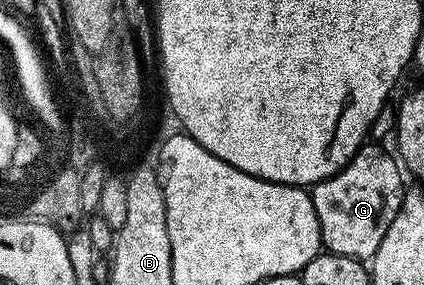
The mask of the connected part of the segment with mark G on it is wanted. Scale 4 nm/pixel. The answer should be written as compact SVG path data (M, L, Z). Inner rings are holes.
M367 142L336 175L313 185L314 209L327 253L366 262L380 250L380 242L384 242L384 234L400 210L404 191L403 169L391 156L377 143Z

